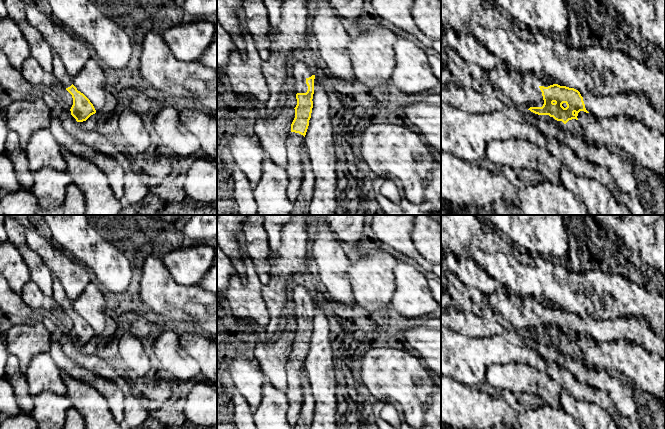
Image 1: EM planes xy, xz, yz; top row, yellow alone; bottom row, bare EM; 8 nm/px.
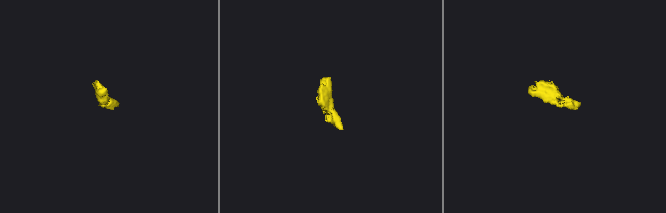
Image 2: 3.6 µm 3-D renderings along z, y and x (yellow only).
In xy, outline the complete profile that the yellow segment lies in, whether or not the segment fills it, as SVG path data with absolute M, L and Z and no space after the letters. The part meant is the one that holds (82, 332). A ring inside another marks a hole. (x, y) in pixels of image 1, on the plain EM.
M54 279L52 283L52 296L59 305L59 310L64 311L73 322L73 329L70 333L71 339L77 346L86 345L96 334L90 324L72 307L72 301L68 298L61 282Z

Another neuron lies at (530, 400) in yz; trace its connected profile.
M521 393L519 402L532 409L537 409L547 405L540 397L530 393Z

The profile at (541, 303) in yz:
M530 295L530 297L535 301L536 308L539 310L548 311L555 308L555 303L539 295Z

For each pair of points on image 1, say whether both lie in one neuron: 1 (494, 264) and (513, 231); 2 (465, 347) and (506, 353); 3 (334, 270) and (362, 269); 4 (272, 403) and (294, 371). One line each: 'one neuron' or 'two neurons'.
1: two neurons
2: one neuron
3: two neurons
4: two neurons

